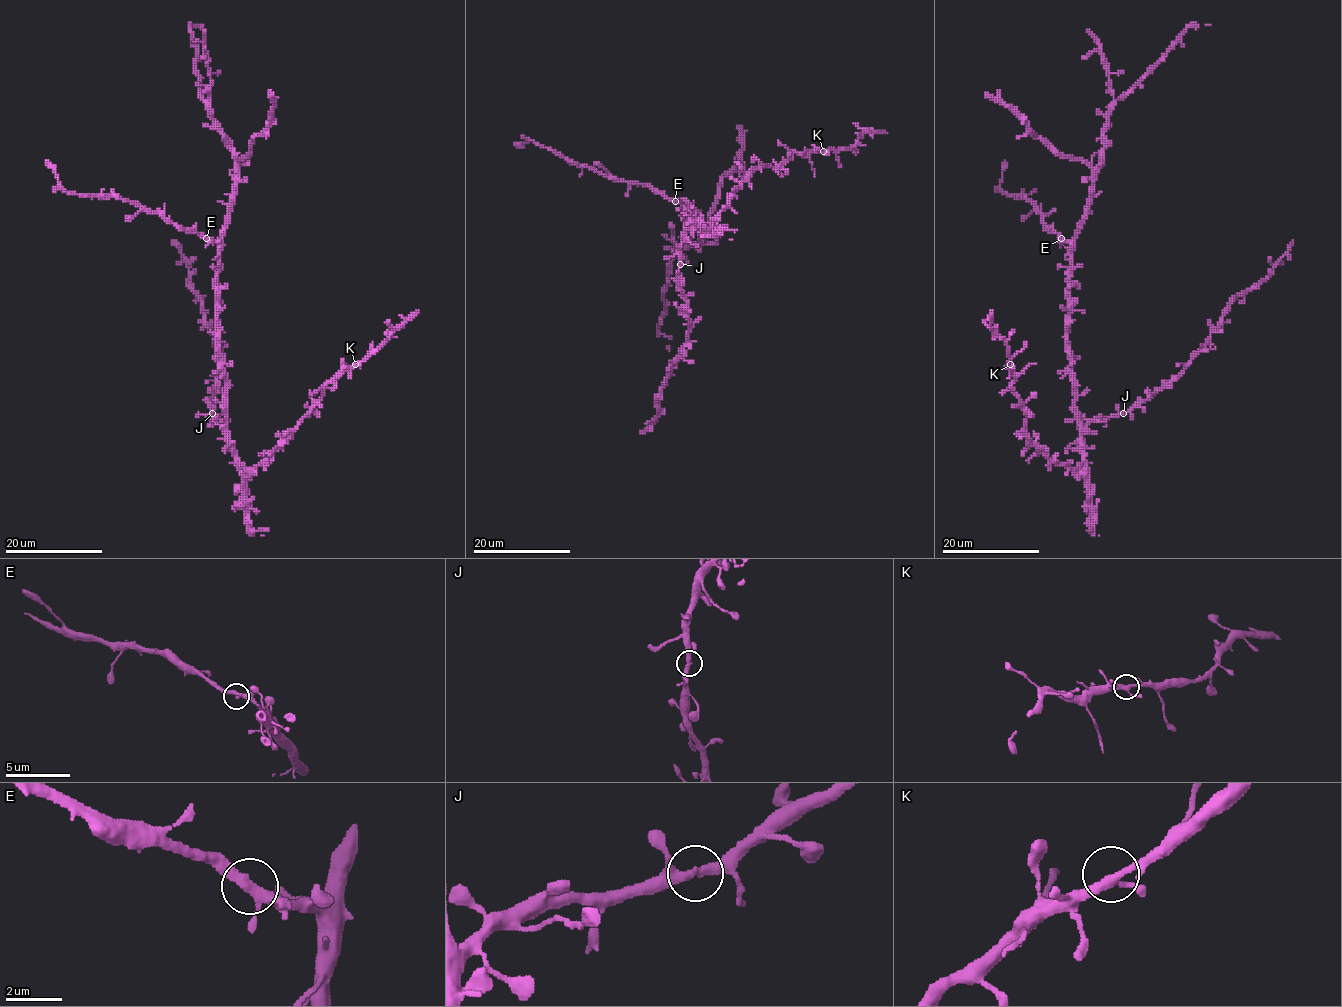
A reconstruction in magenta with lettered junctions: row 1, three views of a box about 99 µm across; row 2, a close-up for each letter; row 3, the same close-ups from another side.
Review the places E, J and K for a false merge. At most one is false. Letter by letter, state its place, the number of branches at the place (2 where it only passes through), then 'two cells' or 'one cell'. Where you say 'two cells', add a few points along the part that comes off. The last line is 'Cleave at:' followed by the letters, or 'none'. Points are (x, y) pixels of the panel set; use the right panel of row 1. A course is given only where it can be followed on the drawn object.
E: place (1061, 238); branches 3; one cell
J: place (1123, 413); branches 3; one cell
K: place (1010, 364); branches 3; one cell
Cleave at: none

